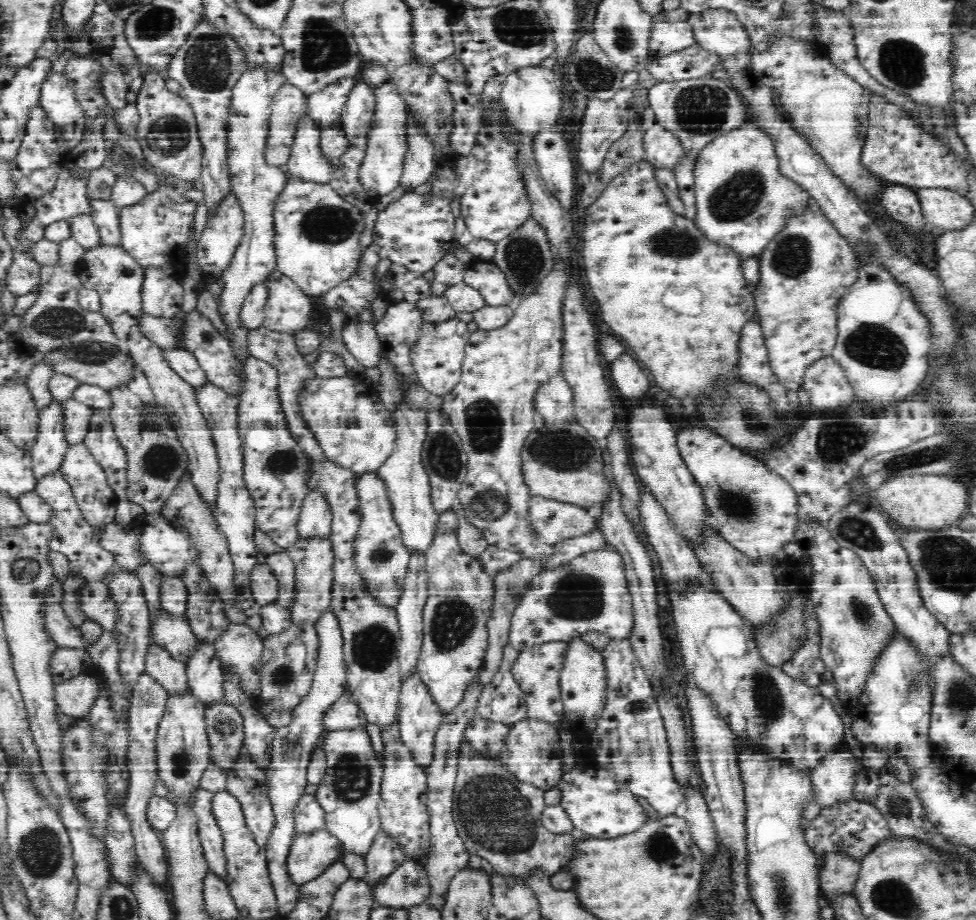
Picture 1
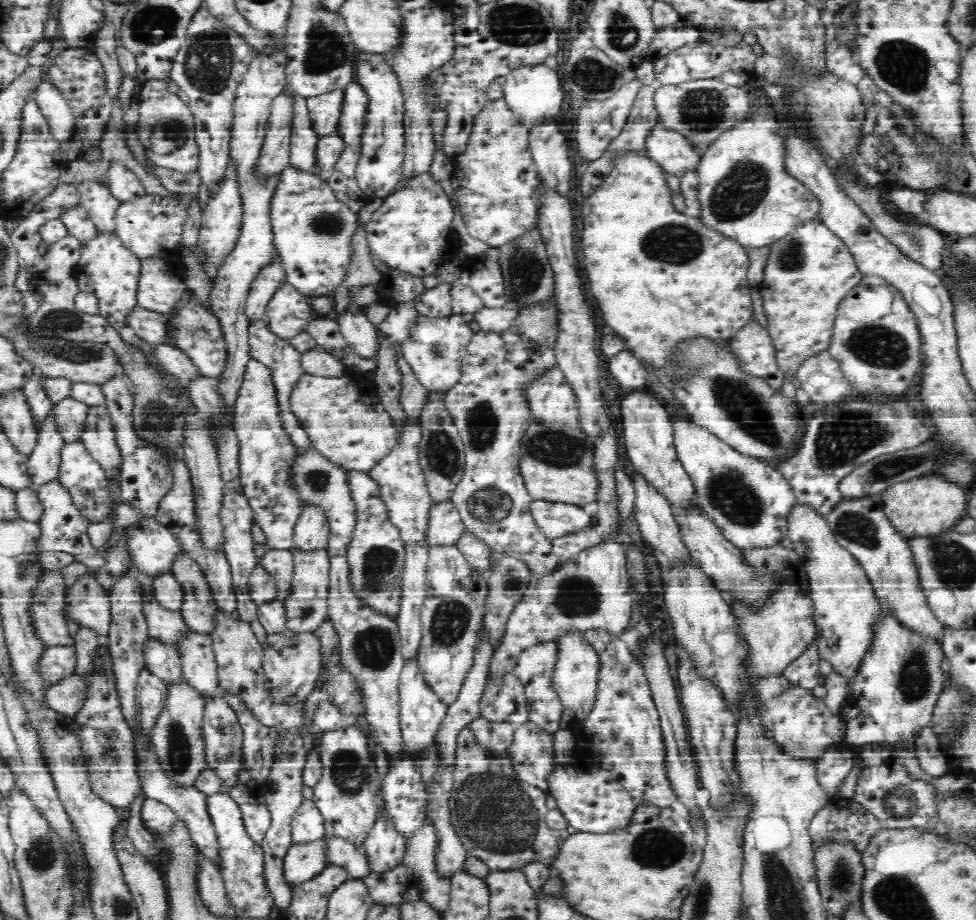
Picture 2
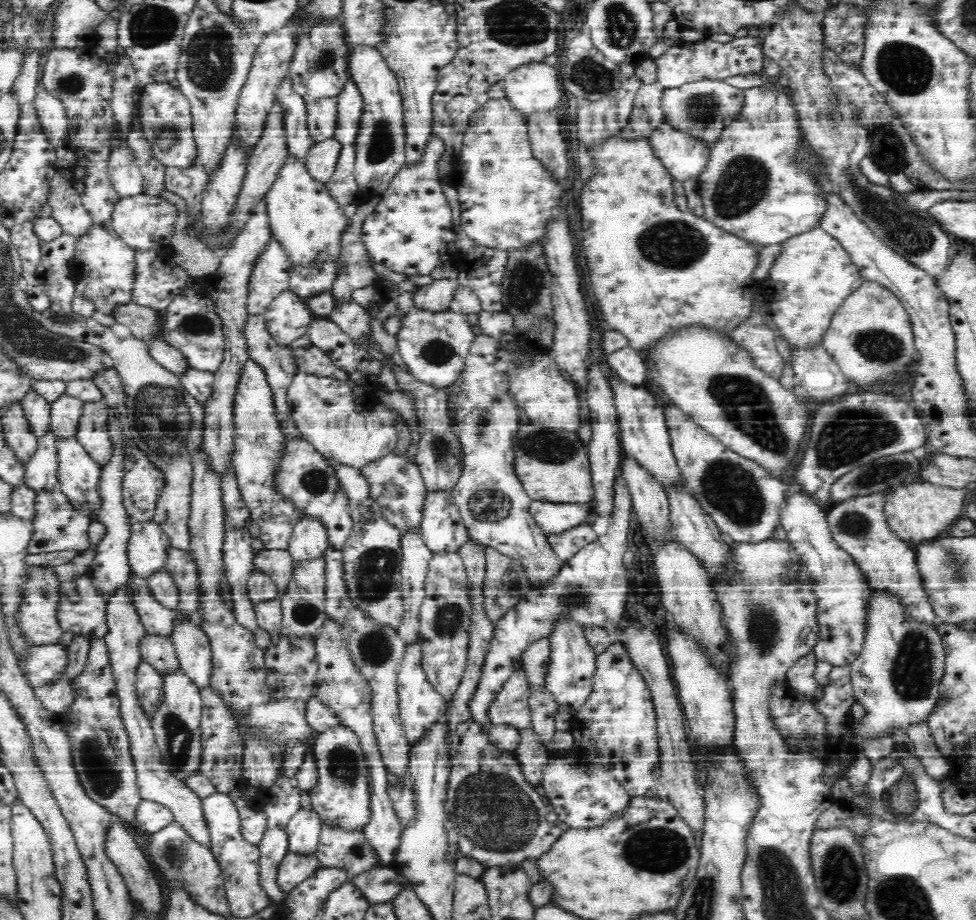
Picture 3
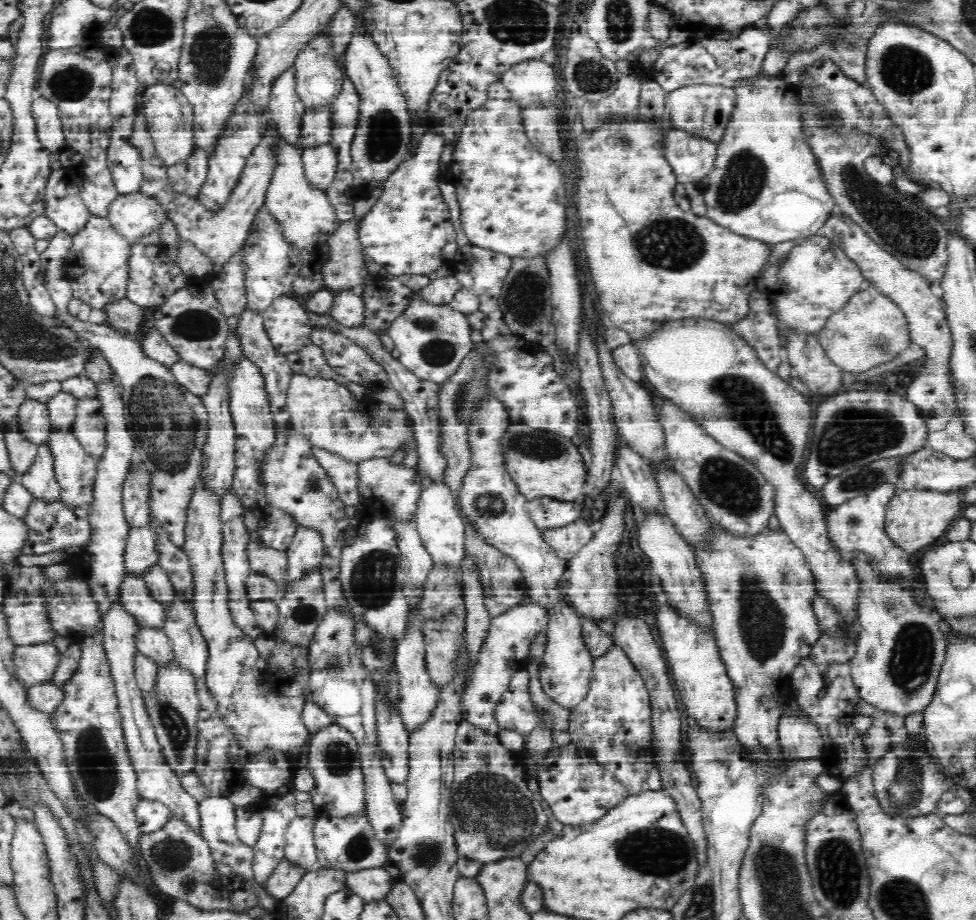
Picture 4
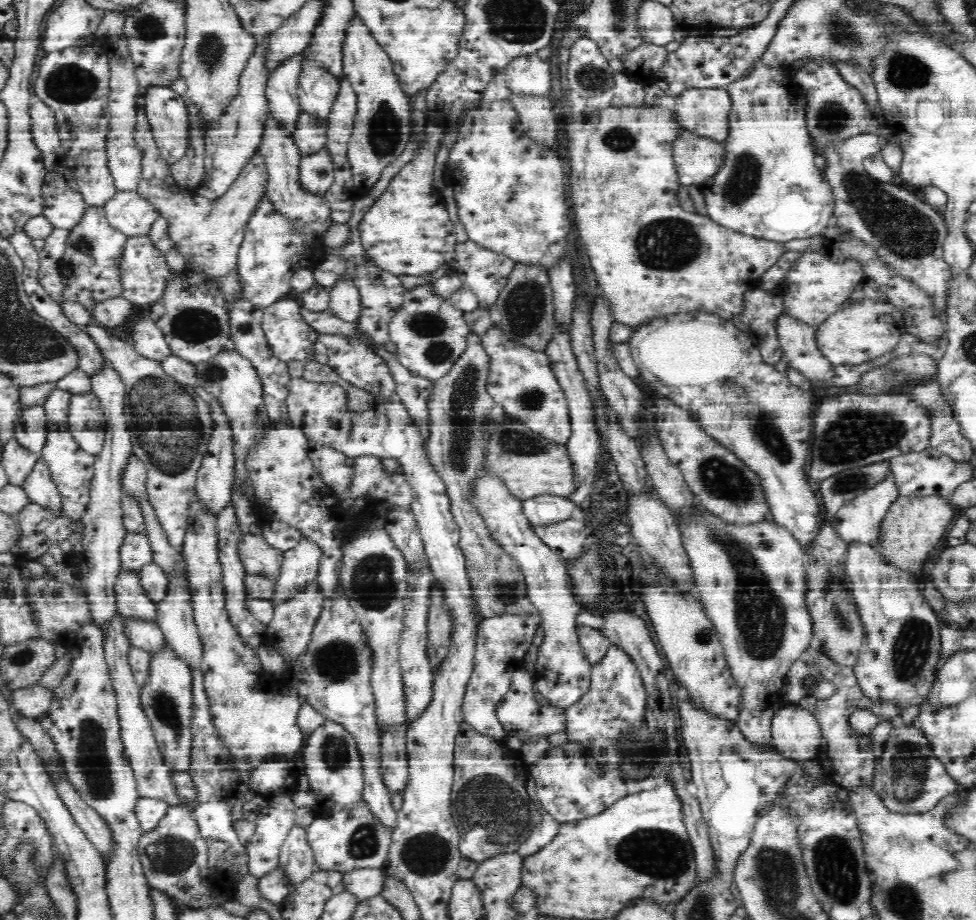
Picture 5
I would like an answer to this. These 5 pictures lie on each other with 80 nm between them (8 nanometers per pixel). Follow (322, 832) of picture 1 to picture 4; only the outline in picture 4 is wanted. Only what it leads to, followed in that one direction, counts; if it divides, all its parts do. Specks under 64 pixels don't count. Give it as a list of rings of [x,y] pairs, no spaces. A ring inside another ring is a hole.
[[[284,858],[278,864],[276,870],[272,872],[272,876],[268,878],[266,892],[277,900],[283,899],[294,890],[294,887],[306,873],[304,867],[300,867],[294,861]]]

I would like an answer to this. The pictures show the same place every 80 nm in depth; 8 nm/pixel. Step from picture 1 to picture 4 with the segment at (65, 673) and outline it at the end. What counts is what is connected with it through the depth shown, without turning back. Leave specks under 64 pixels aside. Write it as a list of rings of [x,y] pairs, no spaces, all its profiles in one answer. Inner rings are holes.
[[[44,642],[28,646],[17,645],[12,661],[19,680],[31,688],[53,680],[62,656],[52,642]]]

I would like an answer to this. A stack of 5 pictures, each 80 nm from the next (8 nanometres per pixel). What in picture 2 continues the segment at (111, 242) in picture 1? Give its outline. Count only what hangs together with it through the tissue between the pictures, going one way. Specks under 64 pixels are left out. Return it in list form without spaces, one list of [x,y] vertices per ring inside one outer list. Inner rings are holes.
[[[90,180],[79,189],[82,208],[96,225],[100,235],[116,235],[116,214],[121,204],[112,197],[106,183]]]

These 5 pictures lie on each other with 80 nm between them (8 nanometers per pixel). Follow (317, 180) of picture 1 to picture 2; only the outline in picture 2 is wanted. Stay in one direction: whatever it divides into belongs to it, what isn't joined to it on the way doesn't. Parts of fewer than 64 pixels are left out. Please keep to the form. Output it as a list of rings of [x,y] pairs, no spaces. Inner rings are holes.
[[[298,96],[295,103],[295,122],[292,128],[291,155],[289,166],[318,177],[318,159],[316,149],[319,142],[319,135],[314,129],[310,112],[307,108],[307,100]]]

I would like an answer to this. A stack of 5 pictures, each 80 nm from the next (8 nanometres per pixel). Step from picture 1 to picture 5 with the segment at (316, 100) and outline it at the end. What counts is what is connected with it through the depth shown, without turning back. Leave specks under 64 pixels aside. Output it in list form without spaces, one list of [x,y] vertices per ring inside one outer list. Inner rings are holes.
[[[303,112],[292,138],[304,156],[322,149],[326,145],[327,135],[328,124],[326,119]]]

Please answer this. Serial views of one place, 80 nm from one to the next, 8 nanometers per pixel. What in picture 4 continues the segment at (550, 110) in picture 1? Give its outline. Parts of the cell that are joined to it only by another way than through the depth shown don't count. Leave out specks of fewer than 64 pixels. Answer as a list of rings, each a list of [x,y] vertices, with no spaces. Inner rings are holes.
[[[540,59],[514,66],[501,82],[510,94],[509,100],[522,110],[552,105],[559,98],[556,70]]]

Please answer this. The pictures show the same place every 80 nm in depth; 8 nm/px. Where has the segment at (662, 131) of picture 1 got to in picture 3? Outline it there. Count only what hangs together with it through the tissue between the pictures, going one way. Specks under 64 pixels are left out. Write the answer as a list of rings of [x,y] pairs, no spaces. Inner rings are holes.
[[[662,123],[649,137],[654,156],[679,181],[696,178],[706,164],[710,146]]]

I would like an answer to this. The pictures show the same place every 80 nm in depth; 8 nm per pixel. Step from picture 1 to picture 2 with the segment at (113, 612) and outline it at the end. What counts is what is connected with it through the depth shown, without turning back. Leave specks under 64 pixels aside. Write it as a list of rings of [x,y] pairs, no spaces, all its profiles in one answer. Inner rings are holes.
[[[86,574],[82,580],[67,588],[65,615],[80,622],[81,628],[92,628],[99,635],[108,635],[112,625],[111,600],[108,592],[93,576]]]

